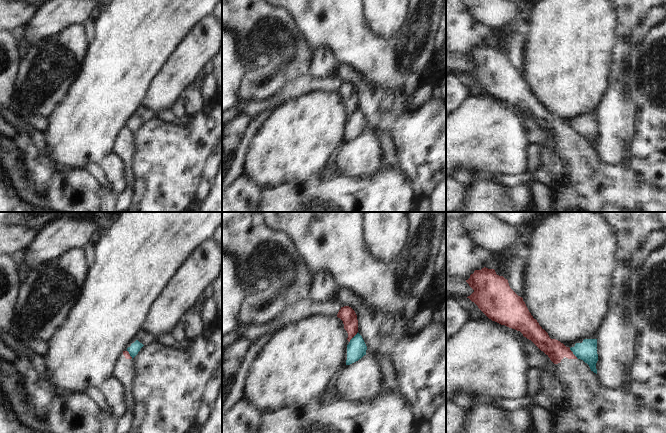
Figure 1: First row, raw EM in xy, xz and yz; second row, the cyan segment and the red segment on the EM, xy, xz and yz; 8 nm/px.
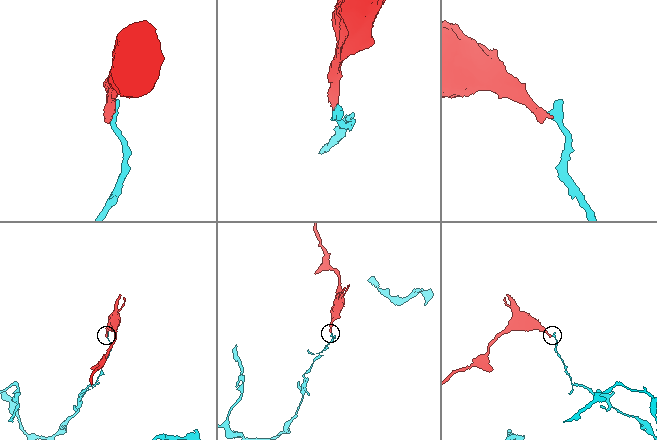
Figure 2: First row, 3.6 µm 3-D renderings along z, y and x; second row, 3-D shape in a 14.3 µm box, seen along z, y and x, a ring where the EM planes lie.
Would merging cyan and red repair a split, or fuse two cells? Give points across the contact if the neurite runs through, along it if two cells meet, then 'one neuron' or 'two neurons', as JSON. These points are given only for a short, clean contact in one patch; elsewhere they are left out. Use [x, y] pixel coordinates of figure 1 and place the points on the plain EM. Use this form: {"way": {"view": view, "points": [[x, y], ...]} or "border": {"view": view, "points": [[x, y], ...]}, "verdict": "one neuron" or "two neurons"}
{"border": {"view": "yz", "points": [[569, 124], [577, 133]]}, "verdict": "two neurons"}

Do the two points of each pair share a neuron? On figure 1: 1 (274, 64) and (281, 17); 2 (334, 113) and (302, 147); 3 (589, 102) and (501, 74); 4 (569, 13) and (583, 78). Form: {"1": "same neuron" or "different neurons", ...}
{"1": "same neuron", "2": "same neuron", "3": "different neurons", "4": "same neuron"}

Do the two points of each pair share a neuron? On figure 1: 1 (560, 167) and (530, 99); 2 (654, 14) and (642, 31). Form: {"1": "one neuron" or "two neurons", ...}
{"1": "two neurons", "2": "one neuron"}

